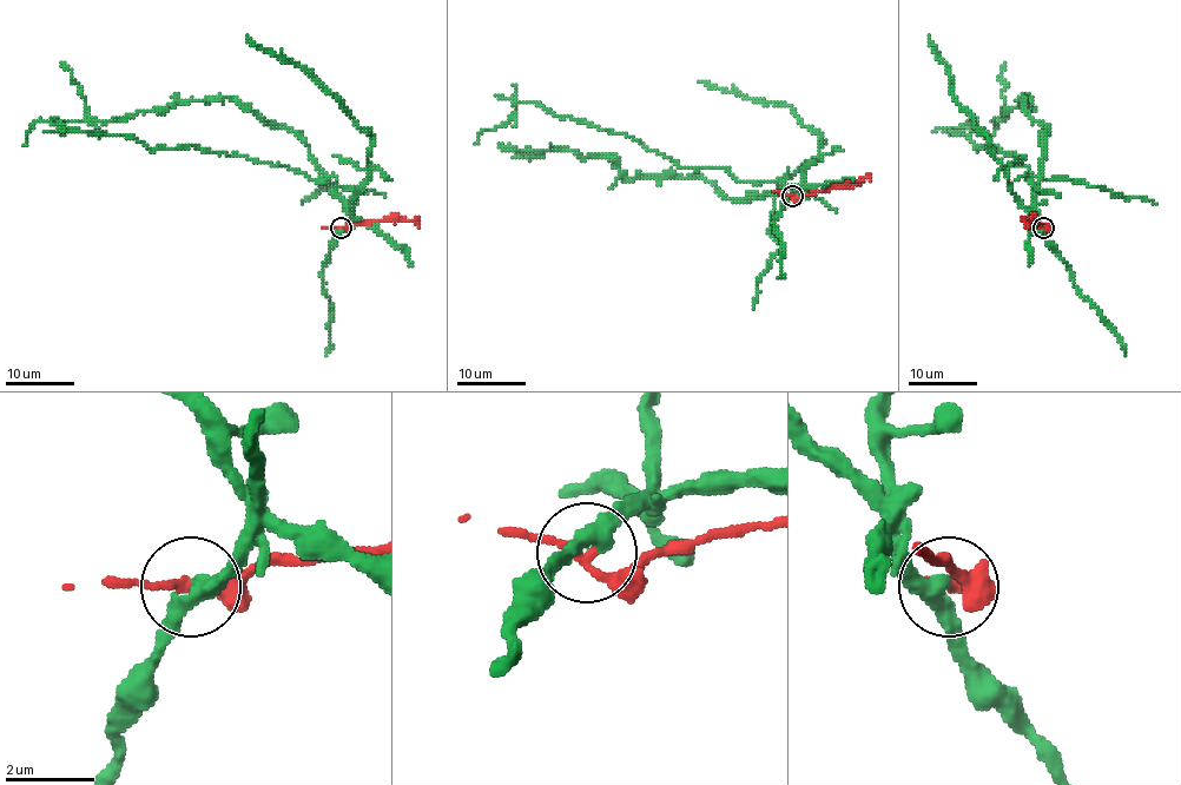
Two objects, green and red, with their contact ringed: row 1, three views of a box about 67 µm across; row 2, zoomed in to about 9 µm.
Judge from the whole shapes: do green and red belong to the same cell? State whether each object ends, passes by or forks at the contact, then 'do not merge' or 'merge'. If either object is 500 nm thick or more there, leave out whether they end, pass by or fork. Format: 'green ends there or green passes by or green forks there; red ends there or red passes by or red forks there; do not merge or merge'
green passes by; red passes by; do not merge

